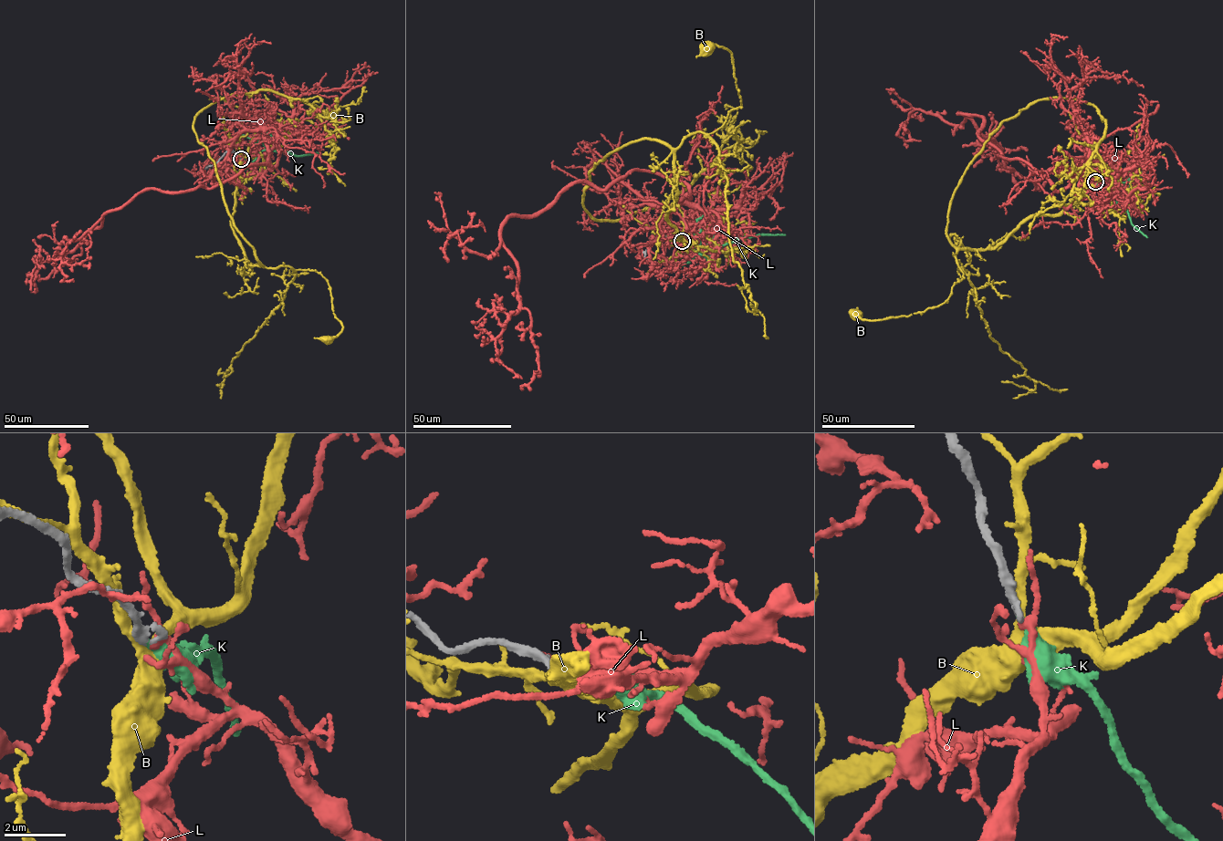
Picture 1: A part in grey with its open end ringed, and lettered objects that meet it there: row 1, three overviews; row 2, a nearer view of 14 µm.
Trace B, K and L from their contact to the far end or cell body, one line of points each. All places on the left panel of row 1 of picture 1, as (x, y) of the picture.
B: (240, 158), (232, 220), (245, 257), (253, 265), (320, 273), (343, 326), (326, 338)
K: (241, 159), (246, 166), (265, 150), (297, 156), (318, 152)
L: (241, 159), (273, 167), (275, 132), (270, 170), (135, 194), (43, 262), (37, 291)

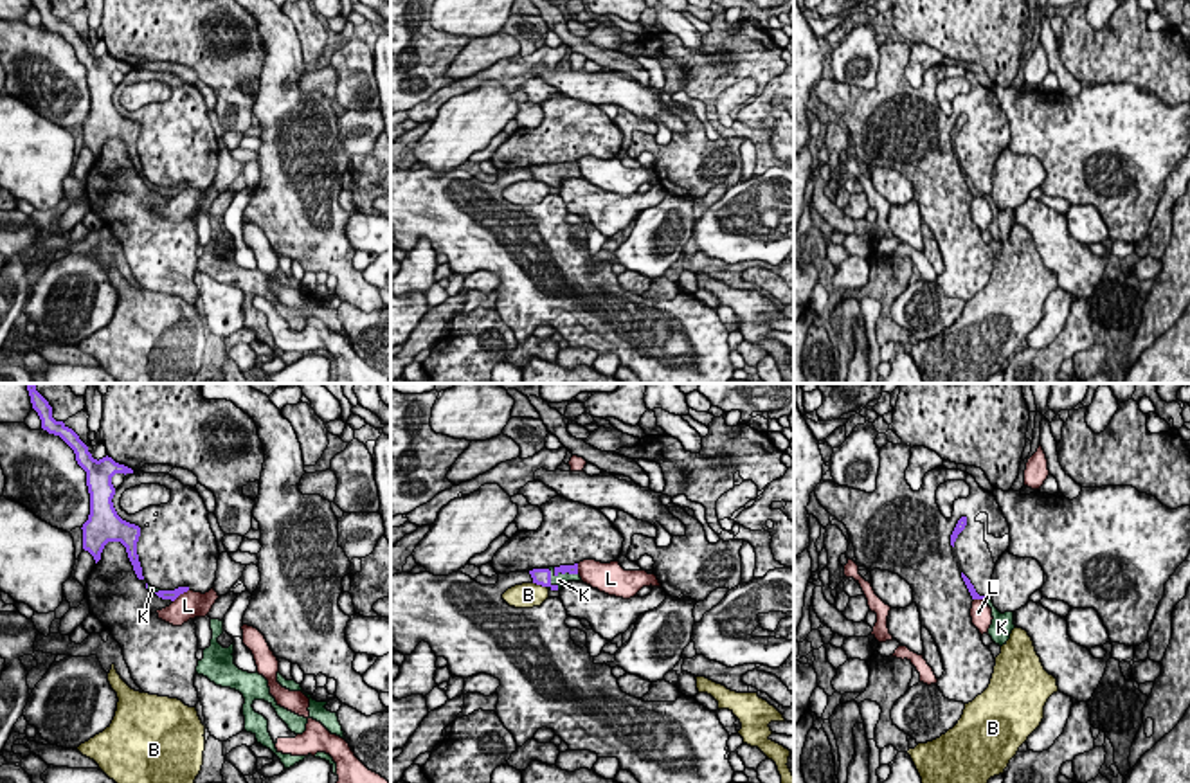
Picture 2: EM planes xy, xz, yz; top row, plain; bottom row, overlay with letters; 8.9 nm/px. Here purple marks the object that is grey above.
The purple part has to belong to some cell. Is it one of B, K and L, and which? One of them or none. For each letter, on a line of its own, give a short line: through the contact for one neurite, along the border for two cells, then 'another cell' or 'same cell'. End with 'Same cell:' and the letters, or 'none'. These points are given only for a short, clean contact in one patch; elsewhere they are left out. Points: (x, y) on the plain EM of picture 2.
B: another cell
K: line xz (540, 173), (551, 173), (558, 168), (558, 177); same cell
L: line xy (188, 186), (173, 198); another cell
Same cell: K

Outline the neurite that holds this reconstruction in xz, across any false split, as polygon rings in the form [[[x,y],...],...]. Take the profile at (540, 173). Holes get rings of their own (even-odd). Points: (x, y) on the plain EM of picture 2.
[[[578,160],[560,162],[549,166],[533,166],[529,167],[533,180],[547,184],[549,187],[562,187],[562,182],[567,178],[581,178],[578,171]]]

